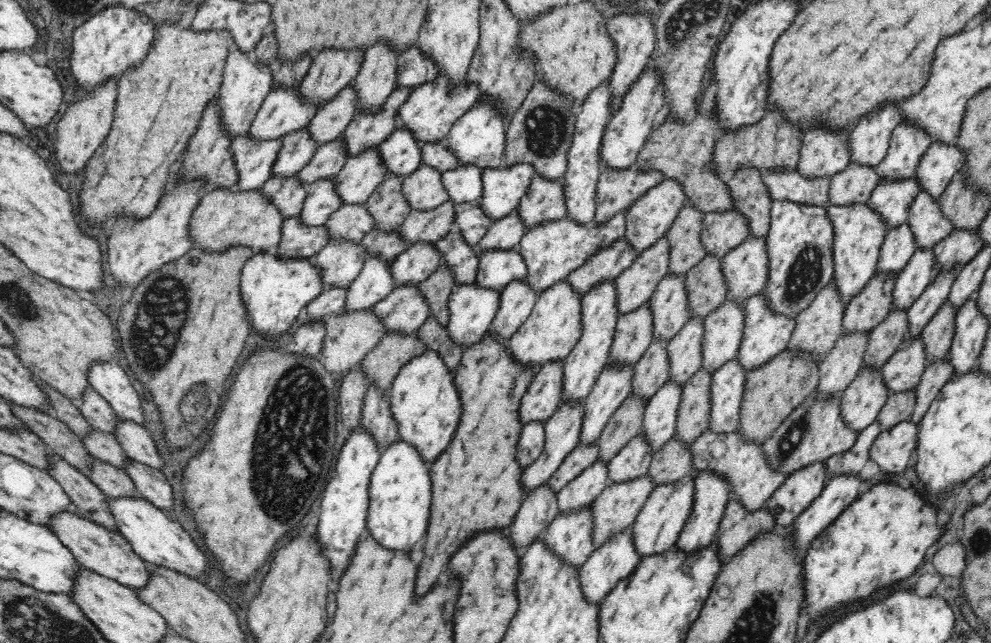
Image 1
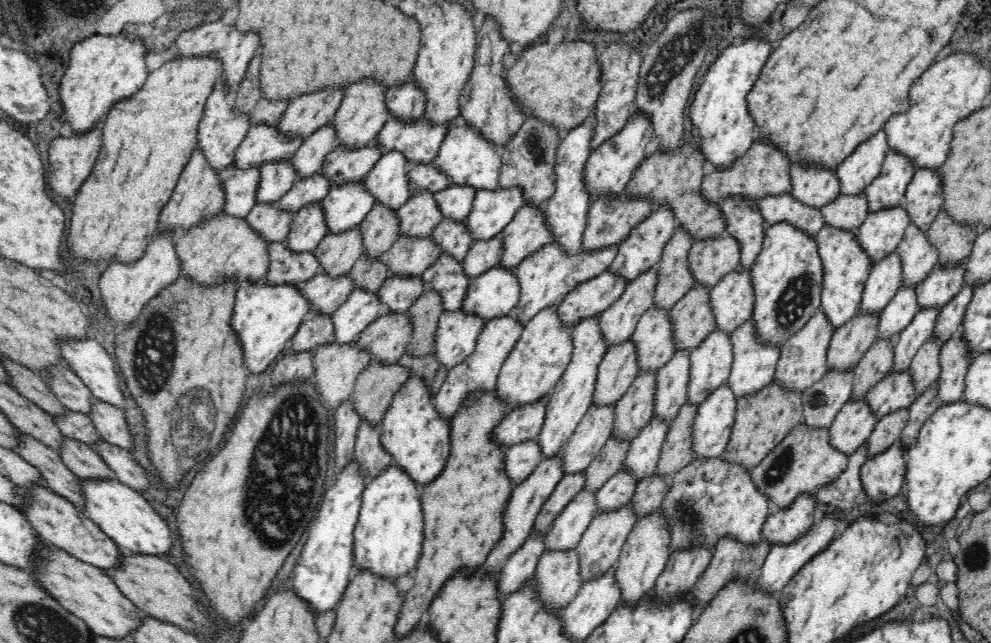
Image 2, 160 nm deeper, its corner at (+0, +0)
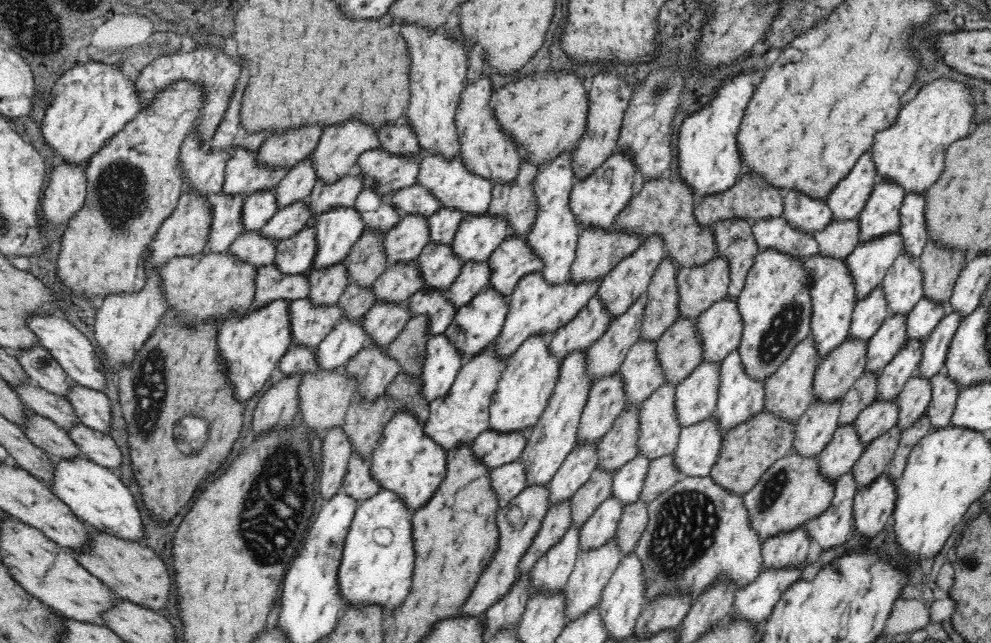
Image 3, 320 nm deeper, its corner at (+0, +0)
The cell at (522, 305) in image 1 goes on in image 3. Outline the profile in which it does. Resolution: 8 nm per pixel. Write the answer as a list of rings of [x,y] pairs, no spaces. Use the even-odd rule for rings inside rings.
[[[492,344],[479,355],[464,362],[450,390],[441,399],[433,400],[429,404],[429,416],[423,431],[438,447],[444,449],[444,453],[448,454],[462,445],[472,446],[479,434],[490,429],[489,406],[506,365],[506,361],[498,361]]]

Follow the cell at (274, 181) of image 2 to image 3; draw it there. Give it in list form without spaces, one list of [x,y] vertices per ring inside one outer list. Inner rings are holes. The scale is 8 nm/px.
[[[273,190],[251,194],[243,201],[242,233],[260,230],[278,210]]]

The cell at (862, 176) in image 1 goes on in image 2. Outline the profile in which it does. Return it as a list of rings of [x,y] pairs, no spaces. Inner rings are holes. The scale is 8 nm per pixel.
[[[865,193],[856,196],[839,195],[821,208],[822,221],[828,227],[856,233],[867,219],[868,203]]]

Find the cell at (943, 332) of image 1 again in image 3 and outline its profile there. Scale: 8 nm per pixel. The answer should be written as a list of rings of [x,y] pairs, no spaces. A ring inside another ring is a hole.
[[[914,374],[908,379],[902,392],[896,398],[898,420],[896,427],[900,434],[910,428],[926,410],[931,401],[930,381]]]

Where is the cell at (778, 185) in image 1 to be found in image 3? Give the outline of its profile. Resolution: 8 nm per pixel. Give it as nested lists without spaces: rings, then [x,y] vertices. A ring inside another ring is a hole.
[[[784,217],[762,219],[752,223],[752,235],[758,243],[758,252],[776,249],[800,263],[806,262],[812,255],[818,253],[818,243],[812,235],[800,233],[792,229]]]

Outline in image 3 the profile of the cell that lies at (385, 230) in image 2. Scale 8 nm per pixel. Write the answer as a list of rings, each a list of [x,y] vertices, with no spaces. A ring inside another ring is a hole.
[[[363,233],[354,243],[343,265],[346,267],[348,284],[367,289],[389,267],[386,255],[382,251],[382,235]]]

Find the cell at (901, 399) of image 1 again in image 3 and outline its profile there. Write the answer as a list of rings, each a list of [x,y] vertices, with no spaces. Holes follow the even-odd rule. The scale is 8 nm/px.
[[[894,426],[880,435],[880,438],[874,439],[863,450],[862,456],[851,470],[854,475],[854,483],[856,483],[856,492],[858,489],[872,484],[880,475],[886,474],[900,437],[898,427]]]

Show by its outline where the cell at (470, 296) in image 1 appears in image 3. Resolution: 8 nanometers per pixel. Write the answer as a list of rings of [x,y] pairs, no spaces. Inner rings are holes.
[[[444,333],[428,337],[419,377],[420,397],[428,404],[441,399],[450,390],[463,363]]]

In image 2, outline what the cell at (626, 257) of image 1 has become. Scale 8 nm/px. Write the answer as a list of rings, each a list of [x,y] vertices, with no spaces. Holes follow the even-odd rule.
[[[606,269],[600,276],[579,284],[569,292],[562,301],[562,306],[558,307],[558,317],[564,327],[572,330],[581,320],[598,318],[608,312],[625,288],[624,279],[612,275]]]

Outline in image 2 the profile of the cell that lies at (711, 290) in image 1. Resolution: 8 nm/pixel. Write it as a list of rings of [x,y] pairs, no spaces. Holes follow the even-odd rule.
[[[693,286],[670,310],[668,319],[672,327],[674,352],[688,351],[690,354],[716,329],[708,289]]]

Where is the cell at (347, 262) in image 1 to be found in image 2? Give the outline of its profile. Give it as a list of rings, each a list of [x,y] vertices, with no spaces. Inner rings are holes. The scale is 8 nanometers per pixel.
[[[324,272],[306,281],[299,287],[300,295],[310,305],[309,316],[332,316],[333,312],[346,302],[353,291],[349,276],[330,279]]]

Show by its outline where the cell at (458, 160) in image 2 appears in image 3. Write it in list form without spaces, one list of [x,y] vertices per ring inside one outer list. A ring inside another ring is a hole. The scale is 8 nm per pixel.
[[[427,154],[421,160],[418,171],[416,186],[422,186],[426,191],[430,191],[432,197],[438,199],[440,208],[460,211],[462,221],[470,215],[472,217],[484,215],[488,210],[492,200],[493,184],[467,172],[460,157],[444,159],[442,155]]]

